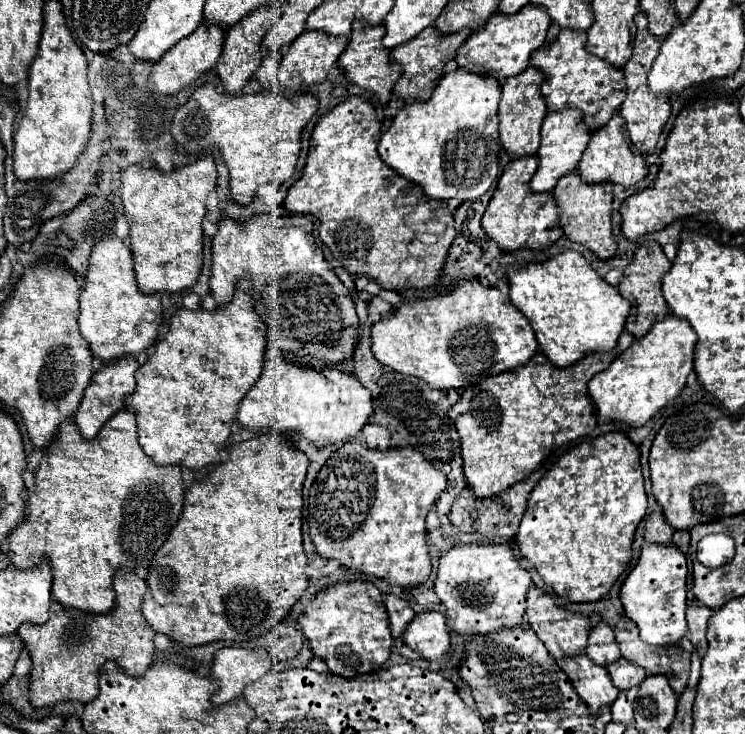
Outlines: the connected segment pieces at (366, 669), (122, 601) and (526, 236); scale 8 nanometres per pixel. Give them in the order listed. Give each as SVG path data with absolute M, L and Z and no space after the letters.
M369 580L339 582L329 586L313 598L299 618L299 626L307 636L317 658L325 660L331 674L341 678L359 678L383 668L389 660L393 638L389 632L389 618L383 604L383 594Z
M117 570L113 588L117 604L109 614L89 614L53 602L51 618L43 626L23 624L17 630L17 636L25 642L33 662L29 684L29 700L33 708L53 706L65 700L77 700L81 704L95 700L99 696L99 670L107 660L117 662L117 666L129 676L143 676L151 666L155 632L141 612L147 584L135 574Z
M537 156L515 158L507 164L503 176L497 182L493 198L483 214L483 230L487 230L487 238L499 242L503 252L517 252L517 250L547 250L555 244L563 232L559 228L559 216L555 220L555 200L547 194L535 194L529 188L529 180L537 170Z

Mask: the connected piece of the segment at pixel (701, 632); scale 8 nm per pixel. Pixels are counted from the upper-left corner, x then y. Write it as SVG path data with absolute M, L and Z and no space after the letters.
M689 606L687 608L687 626L689 626L689 640L695 646L693 660L701 662L707 652L707 628L709 620L715 612L707 606Z

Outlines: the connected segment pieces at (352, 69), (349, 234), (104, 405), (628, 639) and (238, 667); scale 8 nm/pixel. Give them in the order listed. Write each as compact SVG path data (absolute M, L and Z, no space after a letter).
M357 22L353 26L353 32L351 32L351 38L349 38L345 52L339 58L339 68L343 70L347 82L351 82L363 90L373 92L373 96L379 100L379 104L385 106L389 102L387 96L391 96L391 90L401 74L401 68L389 64L389 50L383 50L383 46L381 46L383 34L385 34L383 24L377 24L377 26L367 24L365 26L363 22Z
M351 96L337 104L317 122L311 134L303 176L287 190L285 208L295 214L311 214L321 222L321 240L341 266L353 278L367 278L375 282L373 286L365 286L371 296L379 296L381 290L399 292L405 288L431 288L443 280L443 266L455 238L453 214L447 202L425 198L417 184L403 180L389 166L383 166L383 160L377 154L379 138L381 122L377 120L377 112L371 102L361 96Z
M121 358L117 362L105 364L91 380L91 384L85 390L85 396L77 408L77 412L73 414L73 422L77 424L81 436L85 440L93 440L97 436L97 432L103 428L105 422L109 422L111 416L115 416L121 408L123 408L123 398L125 394L135 392L135 370L139 368L135 358Z
M619 620L615 626L615 638L621 656L647 670L647 674L663 674L677 696L683 694L689 678L691 654L681 644L649 646L639 640L639 630L631 620Z
M239 646L217 650L211 678L217 682L219 690L213 694L211 704L223 706L239 698L247 684L257 682L263 674L269 674L271 668L273 662L267 650L249 650Z

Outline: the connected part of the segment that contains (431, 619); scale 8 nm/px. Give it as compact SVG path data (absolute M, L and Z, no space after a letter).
M423 612L407 626L405 644L429 662L441 662L451 656L451 636L445 626L445 616L439 612Z

